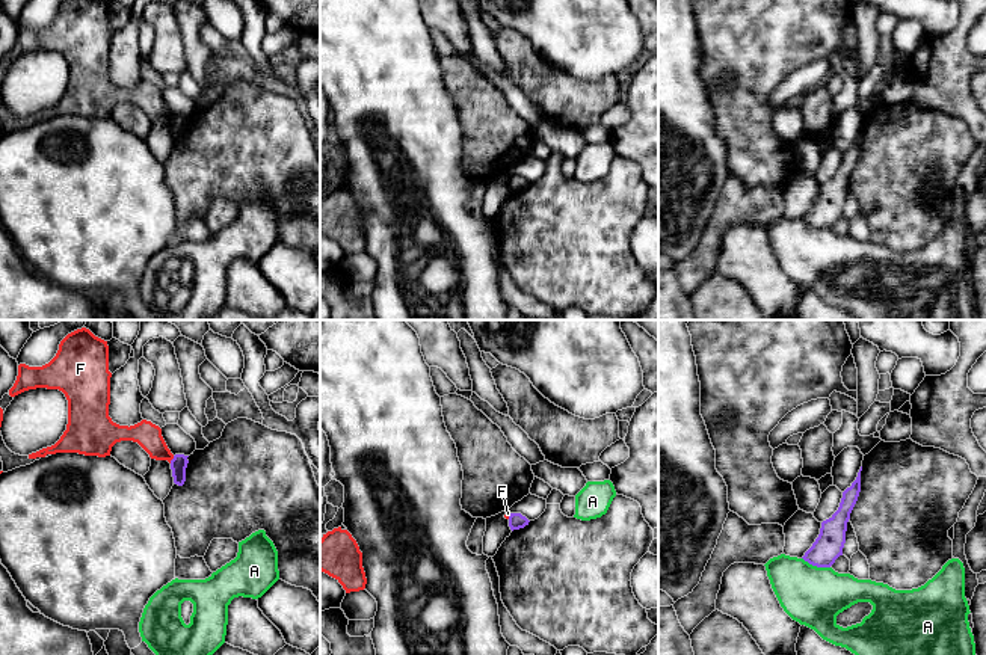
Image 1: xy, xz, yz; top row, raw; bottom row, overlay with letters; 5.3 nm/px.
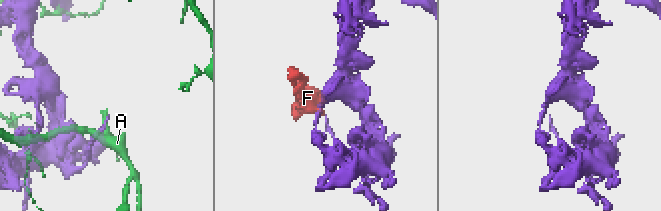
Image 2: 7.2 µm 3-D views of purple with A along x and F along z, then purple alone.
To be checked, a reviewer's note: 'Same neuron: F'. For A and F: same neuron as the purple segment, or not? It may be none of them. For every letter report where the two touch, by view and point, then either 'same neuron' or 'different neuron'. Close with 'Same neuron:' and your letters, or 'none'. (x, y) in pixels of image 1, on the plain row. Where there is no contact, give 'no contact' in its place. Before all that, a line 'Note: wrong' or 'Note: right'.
Note: wrong
A: contact yz (816, 227); different neuron
F: contact xy (172, 121); different neuron
Same neuron: none

